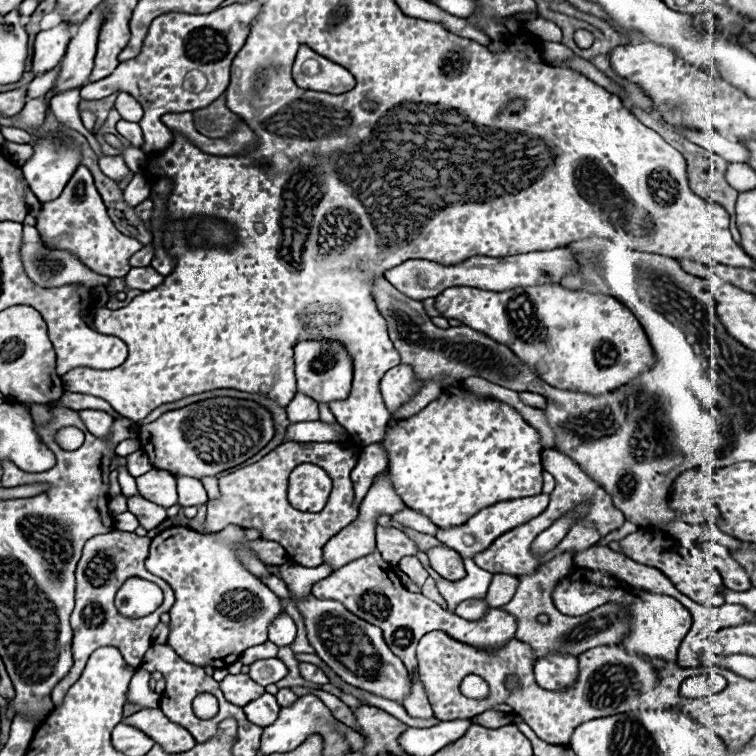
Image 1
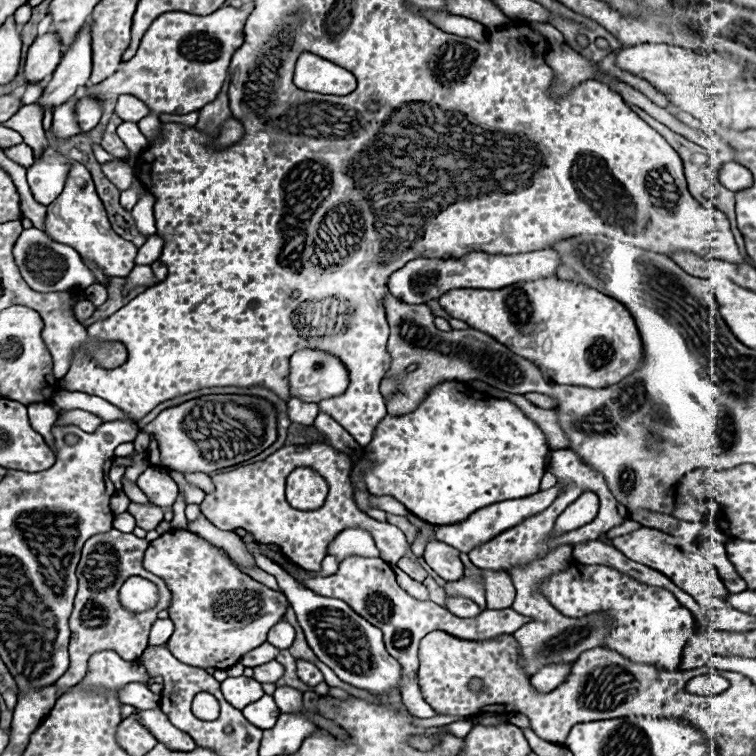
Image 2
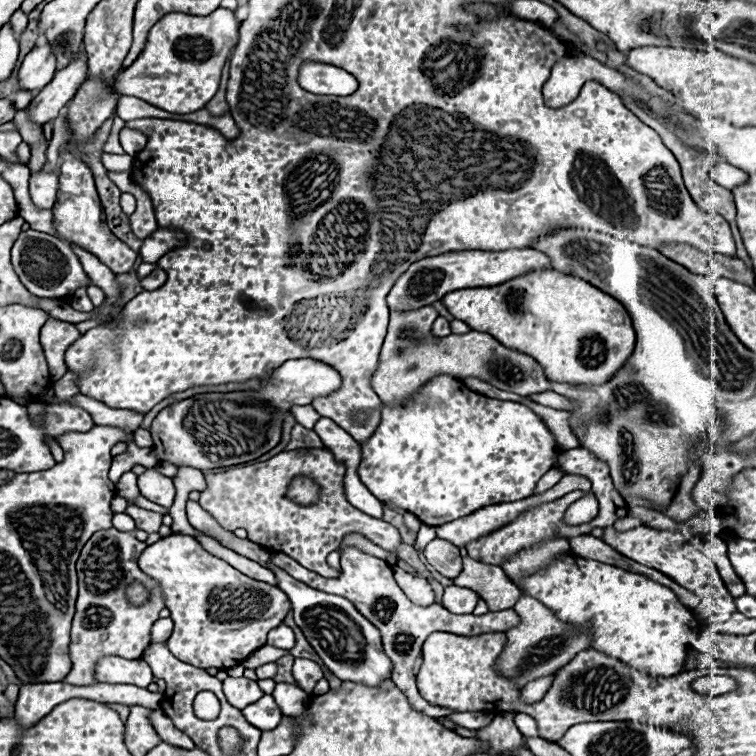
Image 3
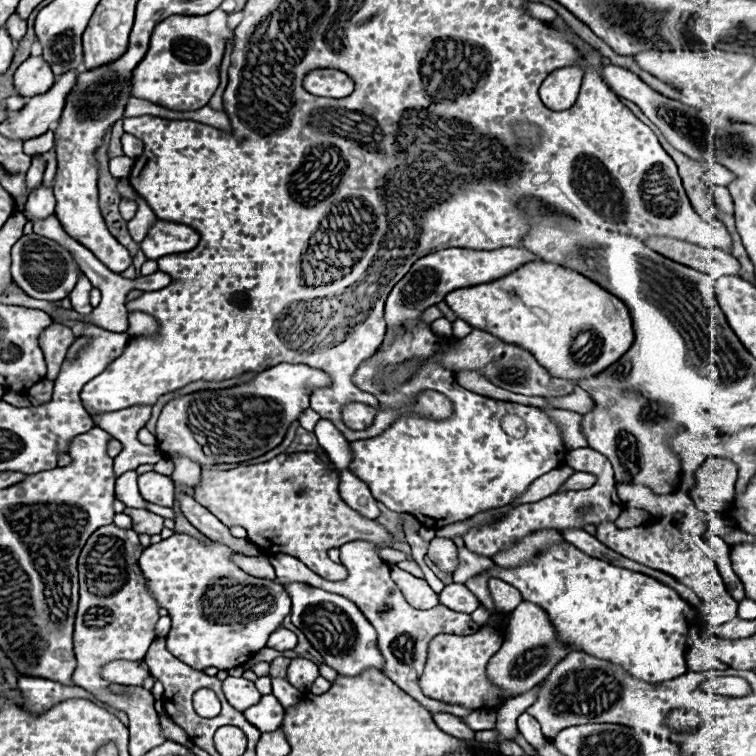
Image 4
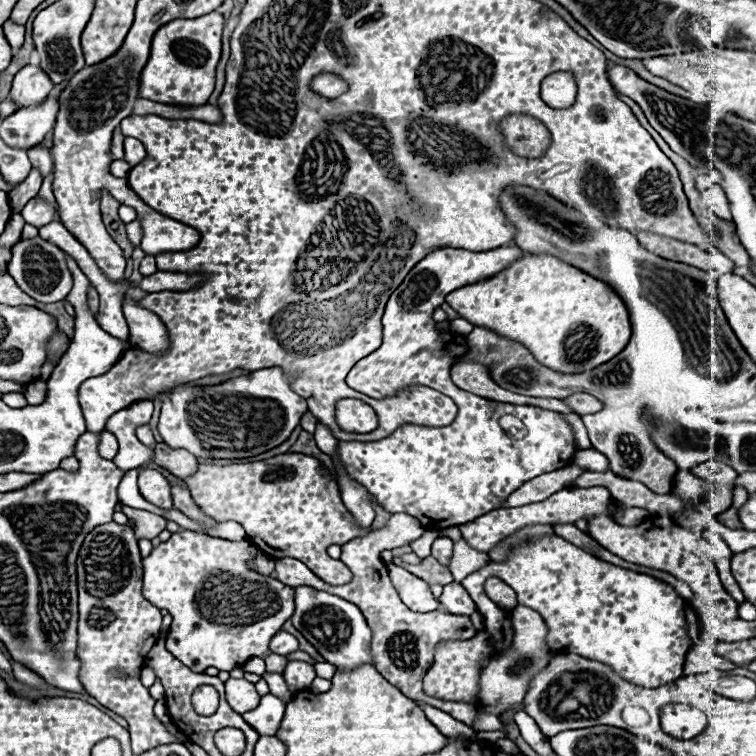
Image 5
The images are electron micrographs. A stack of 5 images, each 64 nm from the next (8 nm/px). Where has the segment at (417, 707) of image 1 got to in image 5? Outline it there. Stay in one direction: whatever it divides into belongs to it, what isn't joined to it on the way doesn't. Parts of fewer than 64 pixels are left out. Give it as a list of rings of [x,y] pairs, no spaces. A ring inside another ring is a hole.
[[[396,514],[392,516],[384,528],[380,530],[370,530],[364,538],[354,538],[346,544],[342,544],[342,556],[340,560],[350,568],[350,572],[354,574],[352,582],[346,586],[326,586],[326,582],[322,582],[316,574],[312,574],[302,562],[294,560],[294,558],[280,558],[276,560],[276,570],[274,576],[296,588],[296,586],[310,586],[314,590],[320,592],[328,592],[334,596],[340,596],[352,604],[356,604],[368,626],[372,628],[372,644],[370,644],[370,652],[372,652],[372,664],[376,666],[376,670],[390,682],[394,684],[400,692],[404,692],[408,698],[414,700],[422,700],[446,714],[450,714],[454,720],[464,722],[466,726],[474,726],[476,722],[476,706],[468,704],[468,702],[454,702],[454,700],[440,700],[434,696],[428,696],[422,688],[422,680],[426,676],[426,672],[430,670],[432,662],[434,662],[434,652],[438,642],[446,642],[446,640],[470,640],[476,636],[476,628],[472,624],[470,618],[462,618],[462,616],[454,616],[448,612],[440,612],[434,610],[430,614],[418,614],[408,610],[398,592],[394,590],[390,578],[388,578],[388,570],[386,564],[380,560],[380,552],[382,550],[394,550],[400,546],[408,546],[414,540],[418,540],[424,534],[424,528],[420,526],[420,522],[416,518],[410,518],[408,514]]]

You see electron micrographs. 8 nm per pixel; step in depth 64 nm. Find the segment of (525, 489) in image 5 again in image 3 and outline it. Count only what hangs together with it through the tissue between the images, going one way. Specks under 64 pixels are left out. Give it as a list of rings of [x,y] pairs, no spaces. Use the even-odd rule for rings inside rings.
[[[550,469],[542,478],[540,478],[540,482],[536,484],[536,488],[534,488],[534,492],[536,494],[542,494],[544,490],[550,490],[555,484],[557,484],[563,475],[557,475],[557,469]]]

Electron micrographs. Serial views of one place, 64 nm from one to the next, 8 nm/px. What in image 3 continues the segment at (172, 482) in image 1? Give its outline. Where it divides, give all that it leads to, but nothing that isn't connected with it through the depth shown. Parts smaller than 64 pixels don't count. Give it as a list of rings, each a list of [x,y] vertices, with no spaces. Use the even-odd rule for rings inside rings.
[[[148,468],[144,474],[138,476],[140,494],[164,508],[170,508],[174,502],[174,484],[172,478]]]

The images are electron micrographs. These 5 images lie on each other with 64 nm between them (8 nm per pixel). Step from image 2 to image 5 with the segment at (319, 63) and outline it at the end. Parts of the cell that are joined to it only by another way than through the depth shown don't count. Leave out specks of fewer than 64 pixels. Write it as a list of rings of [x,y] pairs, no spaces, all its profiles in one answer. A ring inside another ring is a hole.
[[[320,74],[318,78],[312,80],[312,90],[320,96],[336,98],[346,92],[346,84],[342,82],[342,78],[338,78],[334,74]]]

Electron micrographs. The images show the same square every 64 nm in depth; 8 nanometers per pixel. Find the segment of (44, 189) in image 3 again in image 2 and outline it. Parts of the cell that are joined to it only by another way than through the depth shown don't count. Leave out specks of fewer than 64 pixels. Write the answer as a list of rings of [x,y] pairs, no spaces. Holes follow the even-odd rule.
[[[46,150],[40,160],[28,168],[28,184],[34,198],[48,206],[62,192],[68,174],[68,160],[54,150]]]

